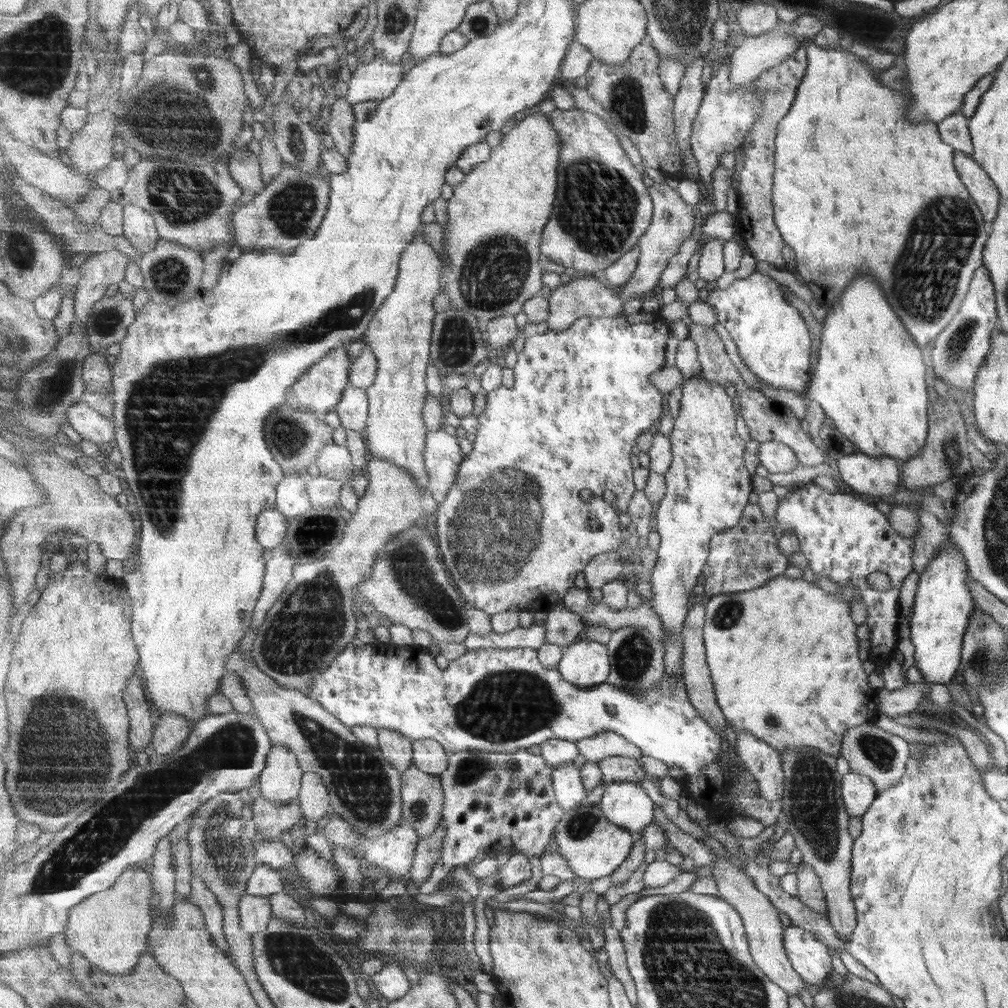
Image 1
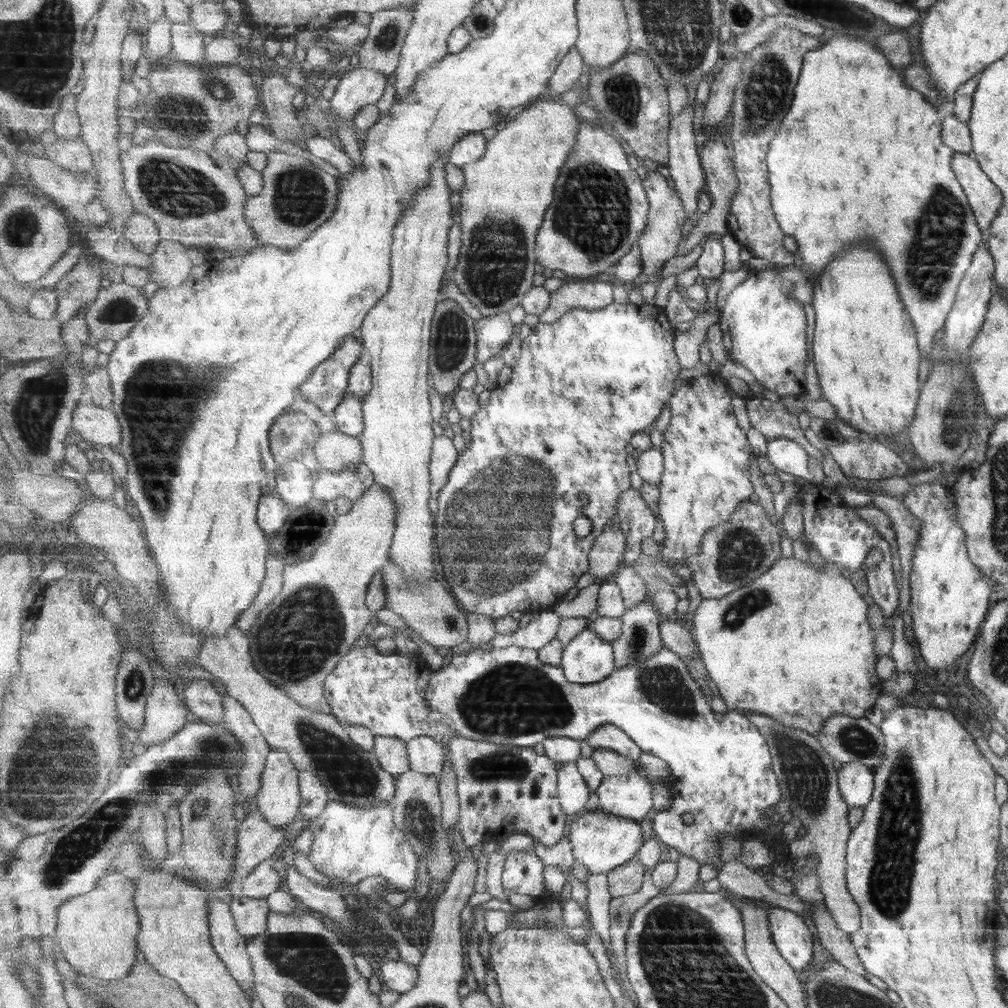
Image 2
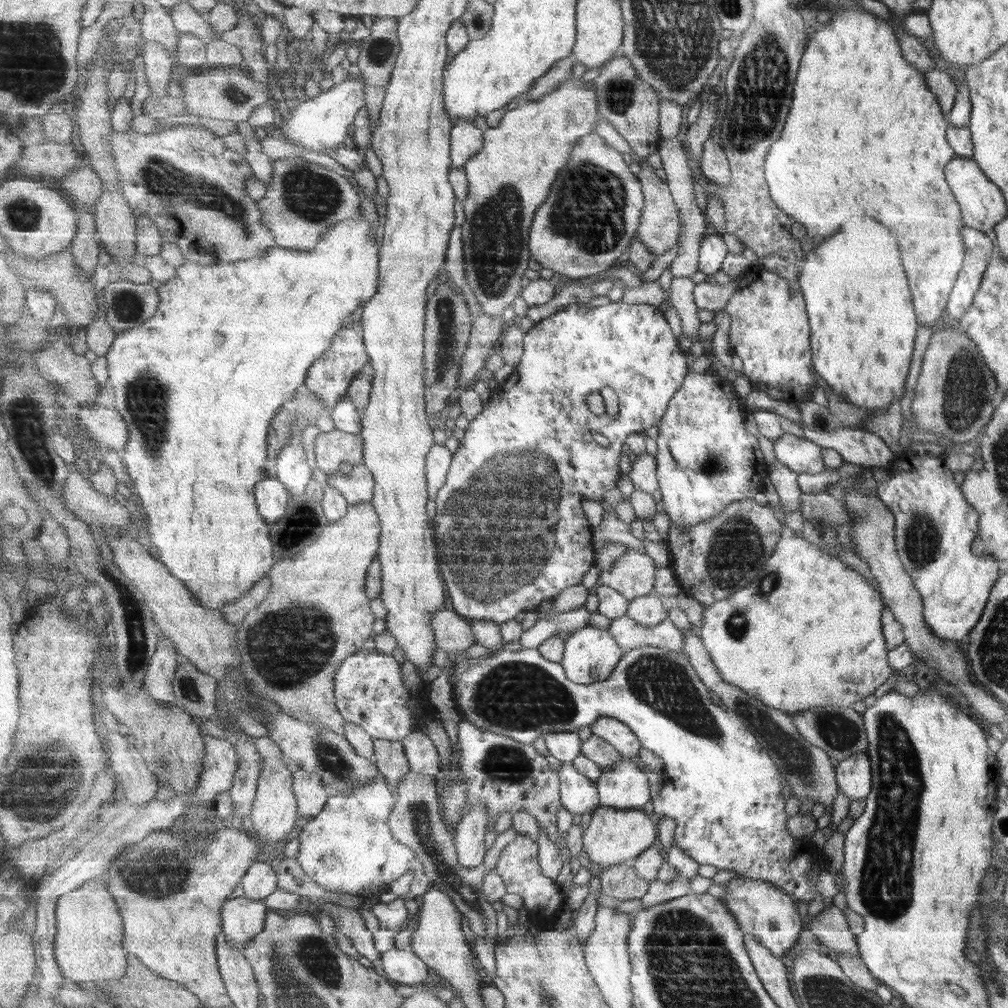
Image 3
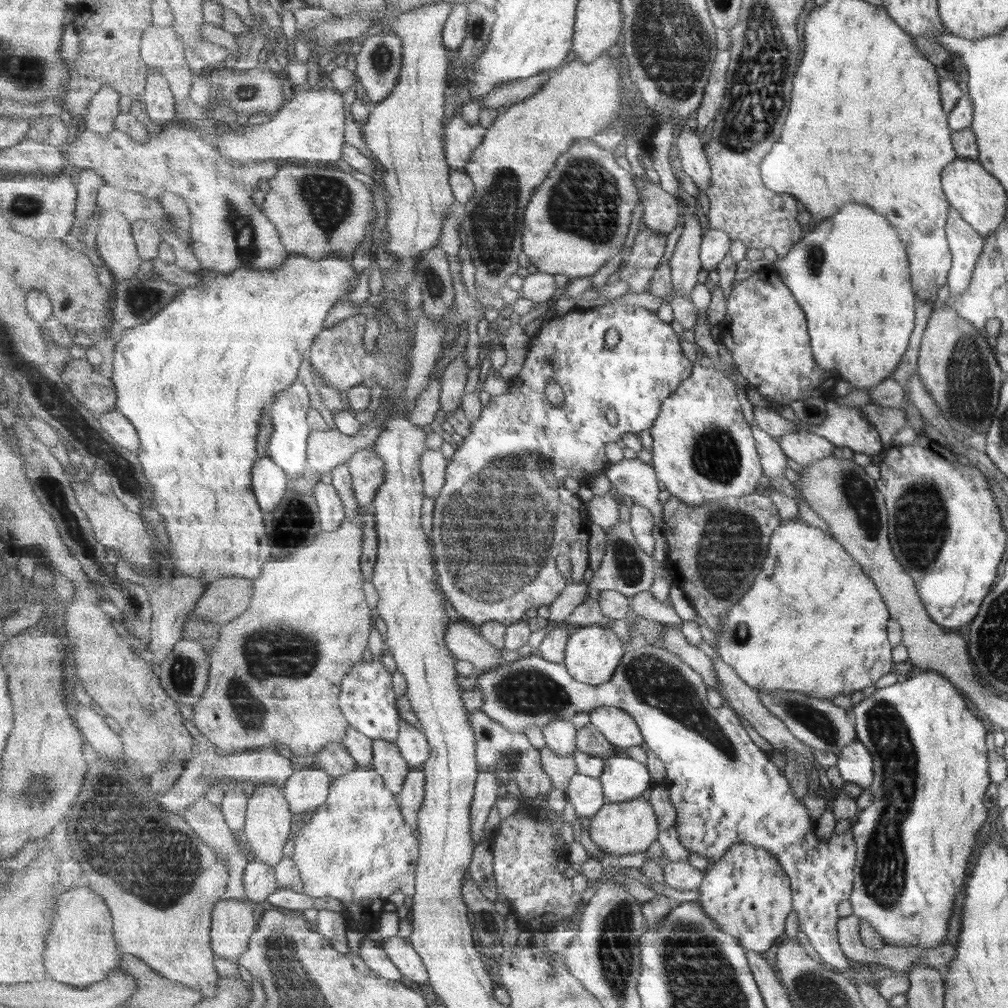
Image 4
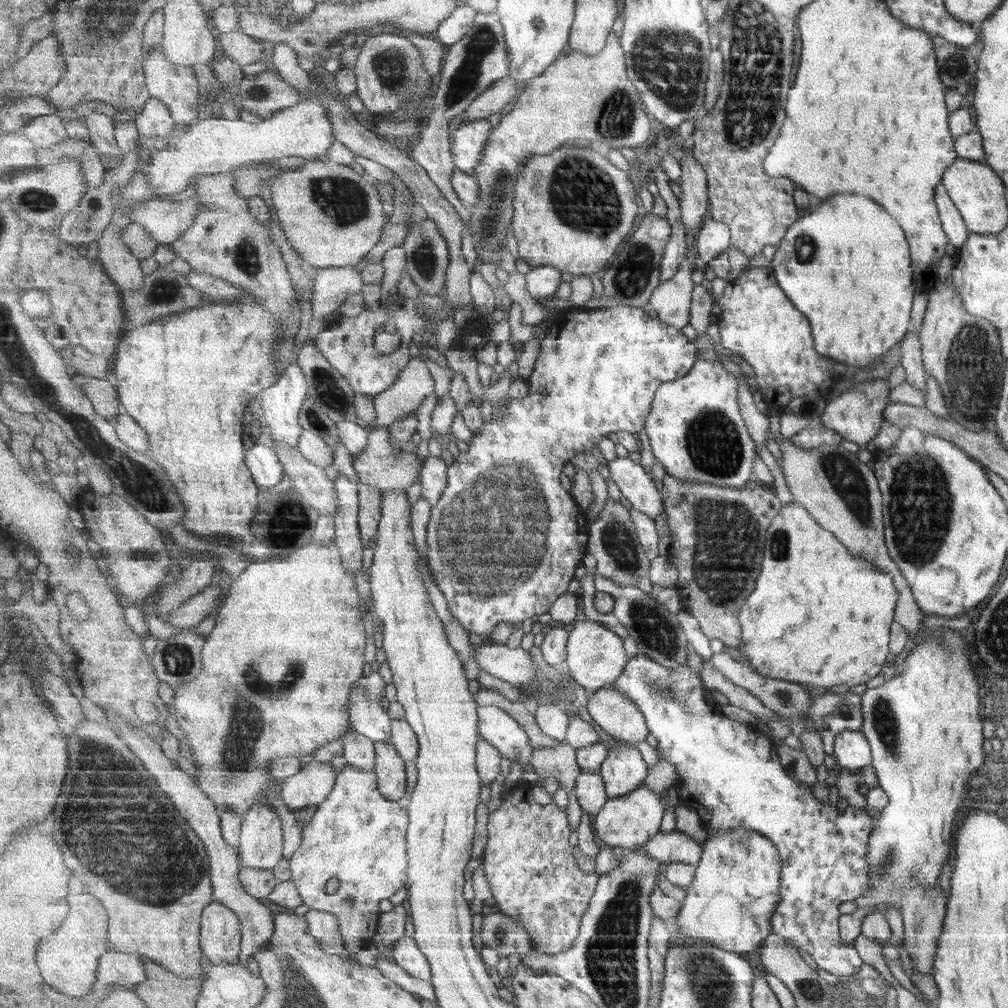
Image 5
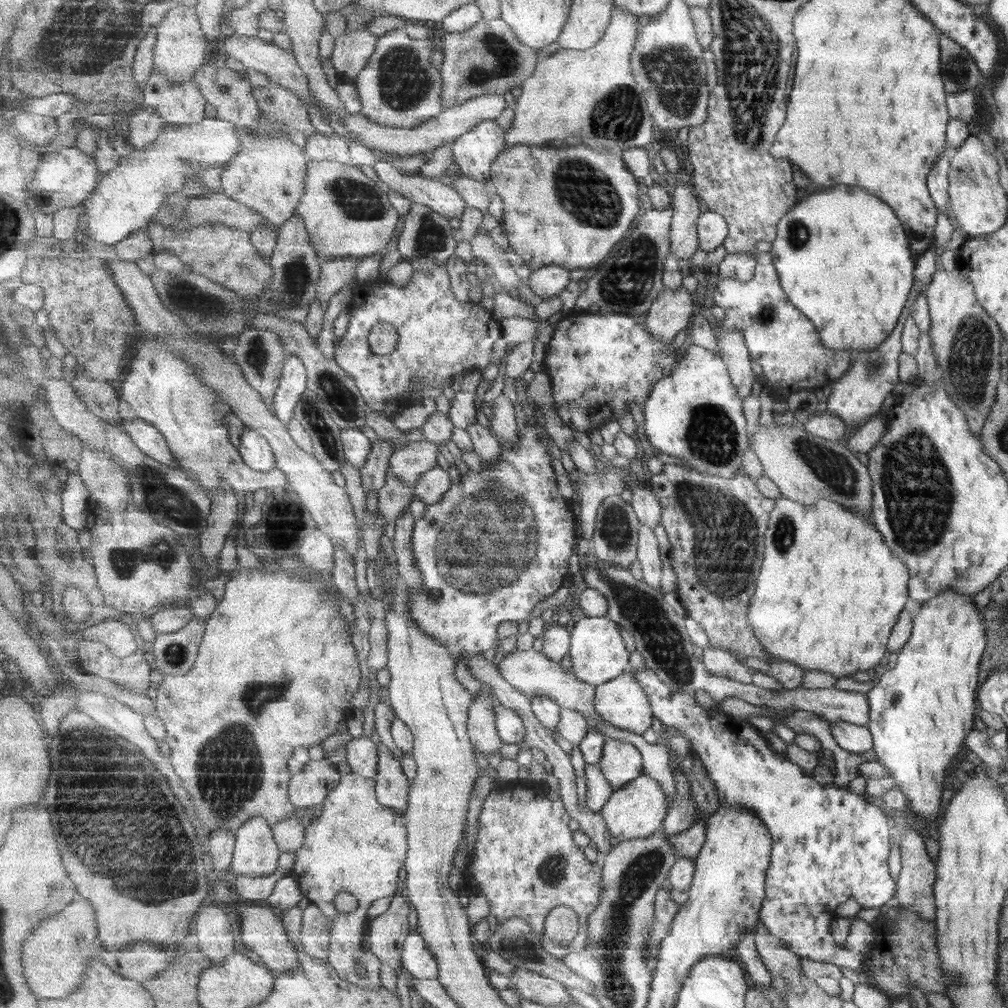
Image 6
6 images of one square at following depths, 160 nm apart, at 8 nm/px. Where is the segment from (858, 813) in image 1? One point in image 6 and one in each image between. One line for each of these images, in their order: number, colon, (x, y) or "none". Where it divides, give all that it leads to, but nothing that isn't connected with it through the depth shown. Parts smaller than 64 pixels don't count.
2: (854, 780)
3: (852, 775)
4: (854, 763)
5: (851, 751)
6: (854, 739)

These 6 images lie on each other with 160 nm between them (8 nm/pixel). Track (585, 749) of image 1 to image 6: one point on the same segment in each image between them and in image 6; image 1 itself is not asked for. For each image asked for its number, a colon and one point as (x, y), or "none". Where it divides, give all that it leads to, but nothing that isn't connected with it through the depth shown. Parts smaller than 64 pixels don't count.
2: (609, 736)
3: (626, 742)
4: (616, 724)
5: (613, 711)
6: (623, 702)

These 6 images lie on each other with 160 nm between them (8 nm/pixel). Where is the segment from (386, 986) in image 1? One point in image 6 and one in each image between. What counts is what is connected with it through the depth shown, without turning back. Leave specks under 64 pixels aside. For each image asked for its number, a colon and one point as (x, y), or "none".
2: (398, 975)
3: (403, 967)
4: (405, 956)
5: (406, 952)
6: (418, 960)

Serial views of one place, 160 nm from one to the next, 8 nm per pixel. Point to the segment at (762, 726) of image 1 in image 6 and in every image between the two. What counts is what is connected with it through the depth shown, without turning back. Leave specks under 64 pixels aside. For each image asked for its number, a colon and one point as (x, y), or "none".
2: (795, 644)
3: (807, 633)
4: (813, 623)
5: (820, 616)
6: (830, 590)

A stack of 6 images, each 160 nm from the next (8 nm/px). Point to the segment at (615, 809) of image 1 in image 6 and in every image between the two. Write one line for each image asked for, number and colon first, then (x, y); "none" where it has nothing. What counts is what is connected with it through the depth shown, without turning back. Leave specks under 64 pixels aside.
2: (630, 796)
3: (625, 787)
4: (624, 779)
5: (624, 771)
6: (622, 762)

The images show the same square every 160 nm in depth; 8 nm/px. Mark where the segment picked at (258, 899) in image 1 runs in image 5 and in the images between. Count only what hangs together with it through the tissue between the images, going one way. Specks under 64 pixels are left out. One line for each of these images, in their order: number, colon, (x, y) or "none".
2: (251, 914)
3: (243, 919)
4: (234, 922)
5: (221, 936)

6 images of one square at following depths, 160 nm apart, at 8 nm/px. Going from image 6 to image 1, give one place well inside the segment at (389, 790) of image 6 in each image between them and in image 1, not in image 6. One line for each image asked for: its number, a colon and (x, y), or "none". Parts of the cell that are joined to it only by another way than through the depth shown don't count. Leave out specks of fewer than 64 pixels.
1: (398, 748)
2: (391, 752)
3: (391, 762)
4: (388, 761)
5: (390, 770)

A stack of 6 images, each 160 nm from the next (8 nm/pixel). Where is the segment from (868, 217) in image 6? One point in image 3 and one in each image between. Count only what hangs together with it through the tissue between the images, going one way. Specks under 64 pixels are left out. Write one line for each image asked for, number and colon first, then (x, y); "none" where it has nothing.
3: (863, 325)
4: (849, 274)
5: (845, 265)

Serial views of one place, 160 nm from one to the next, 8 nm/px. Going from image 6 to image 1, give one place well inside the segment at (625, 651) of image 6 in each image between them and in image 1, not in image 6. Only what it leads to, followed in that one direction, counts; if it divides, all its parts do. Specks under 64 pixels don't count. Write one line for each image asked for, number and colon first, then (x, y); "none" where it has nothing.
1: (585, 663)
2: (588, 659)
3: (591, 654)
4: (593, 653)
5: (597, 656)

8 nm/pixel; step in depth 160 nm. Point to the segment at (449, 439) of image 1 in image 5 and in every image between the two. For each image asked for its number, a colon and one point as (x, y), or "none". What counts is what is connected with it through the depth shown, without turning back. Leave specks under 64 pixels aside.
2: (444, 456)
3: (439, 461)
4: (434, 465)
5: (434, 478)

